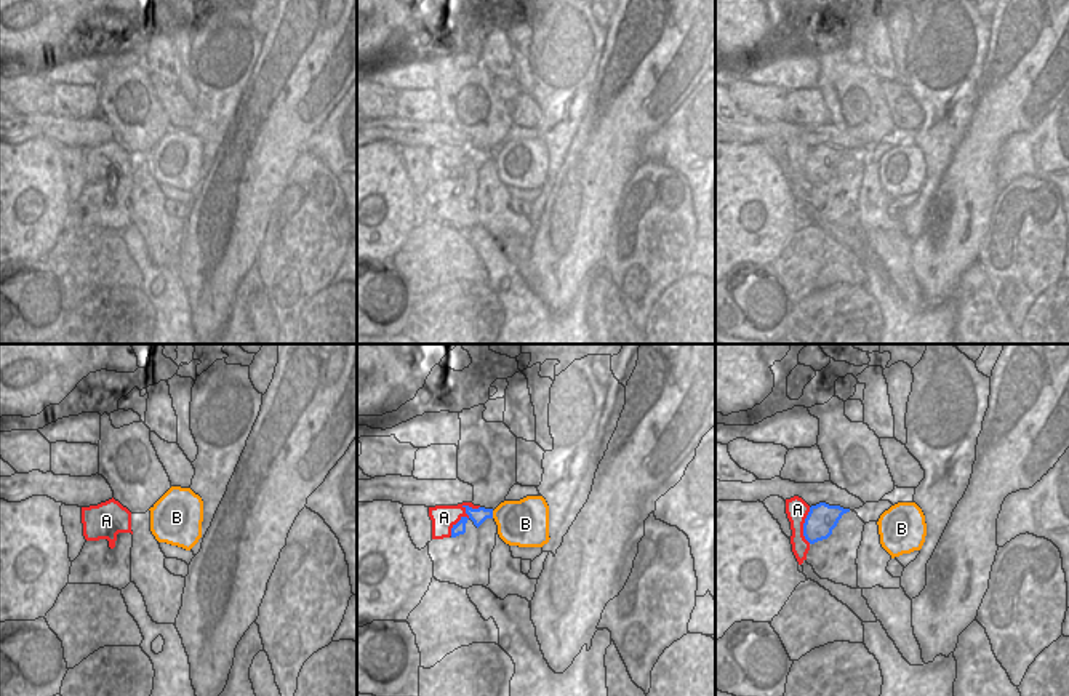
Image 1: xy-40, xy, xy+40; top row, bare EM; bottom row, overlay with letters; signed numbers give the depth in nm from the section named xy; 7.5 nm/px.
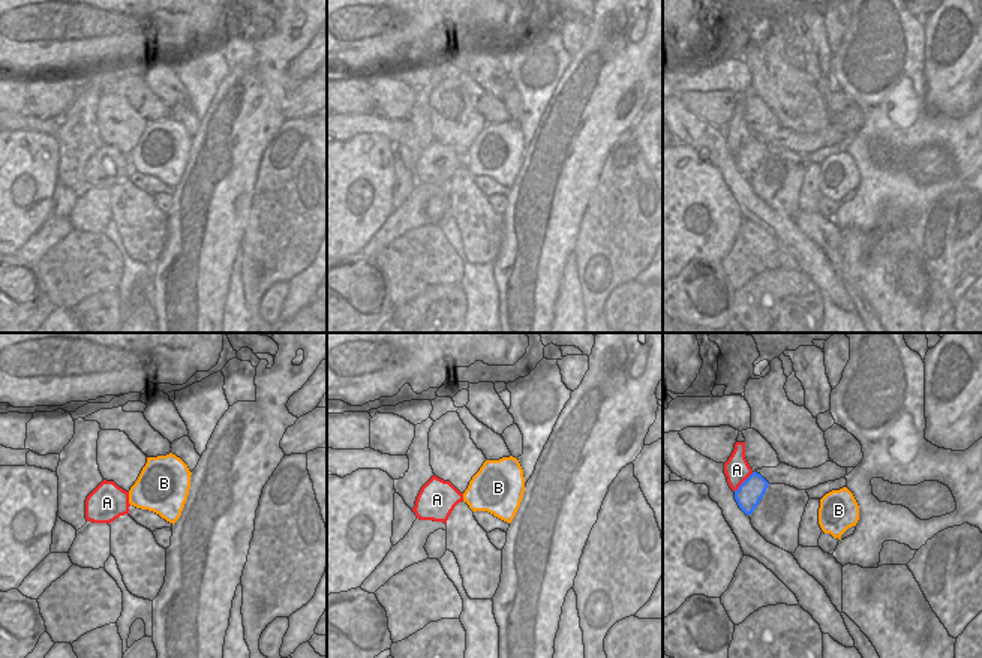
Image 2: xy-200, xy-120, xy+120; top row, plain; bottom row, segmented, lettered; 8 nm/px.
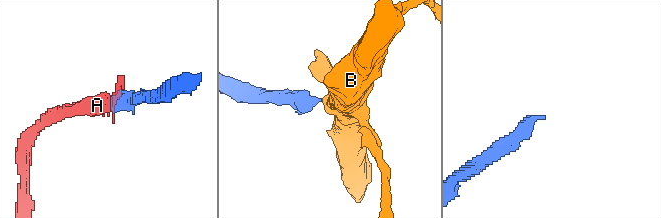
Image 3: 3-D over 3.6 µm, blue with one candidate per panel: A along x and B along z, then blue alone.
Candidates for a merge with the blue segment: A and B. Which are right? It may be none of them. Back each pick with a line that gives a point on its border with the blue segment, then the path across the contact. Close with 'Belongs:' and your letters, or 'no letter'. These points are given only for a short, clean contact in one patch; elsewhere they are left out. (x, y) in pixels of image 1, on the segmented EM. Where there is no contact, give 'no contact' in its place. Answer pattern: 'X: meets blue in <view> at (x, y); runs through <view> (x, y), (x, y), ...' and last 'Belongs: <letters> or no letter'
A: meets blue in xy at (464, 517)
Belongs: A

